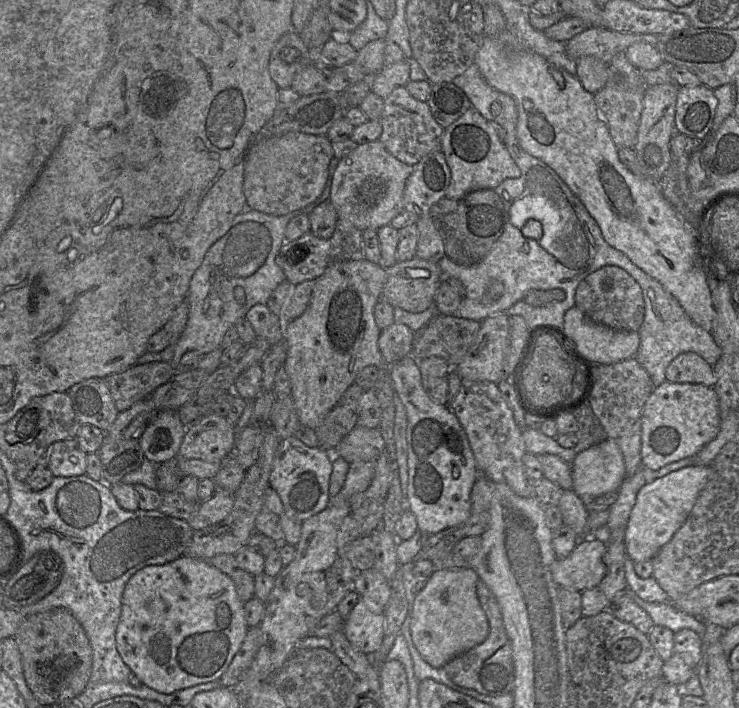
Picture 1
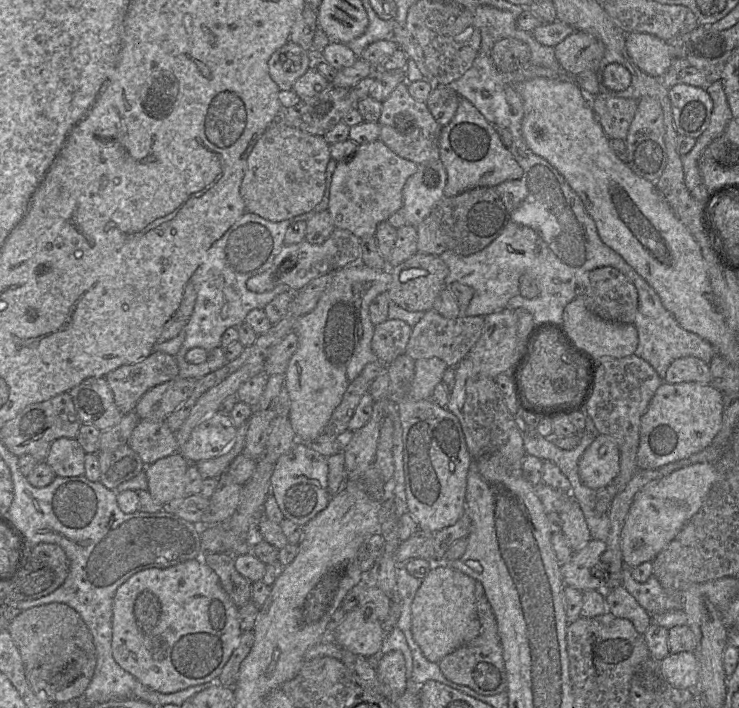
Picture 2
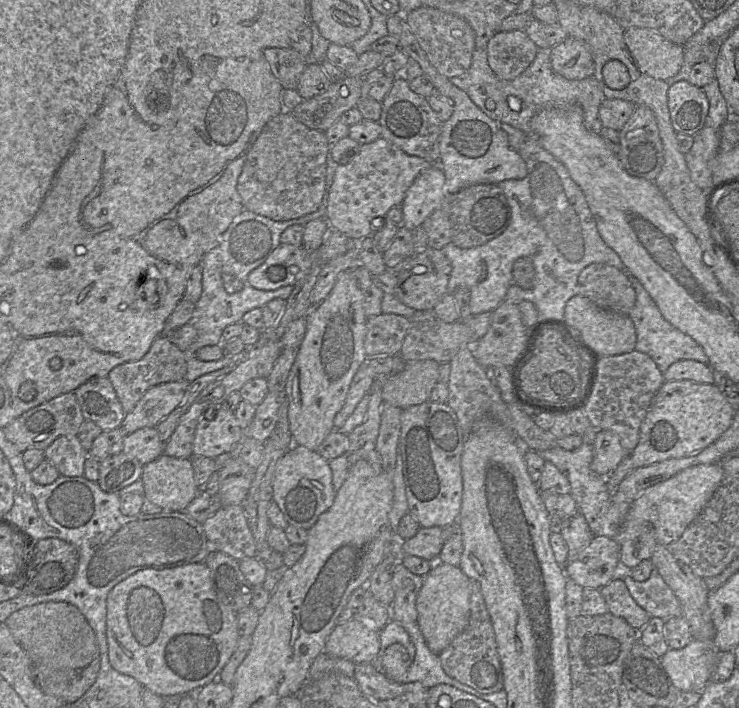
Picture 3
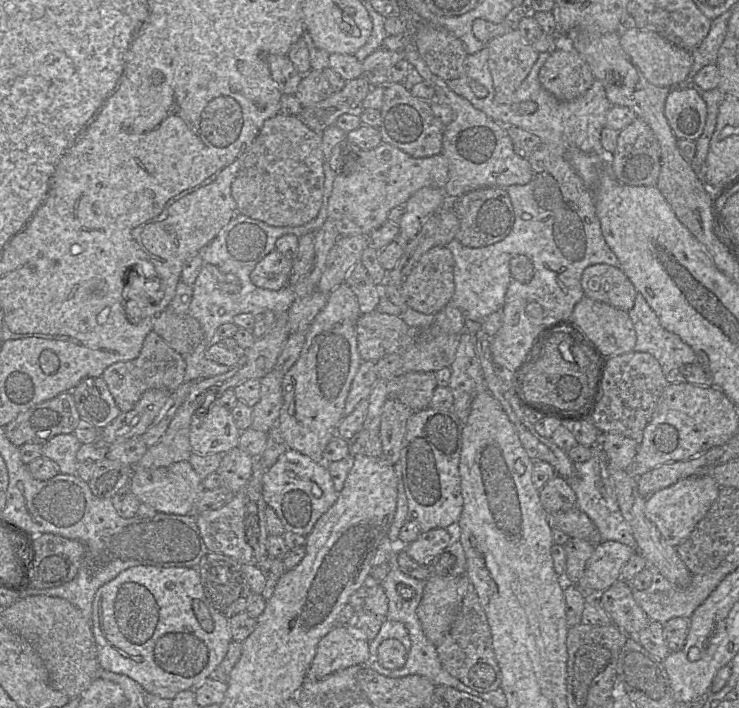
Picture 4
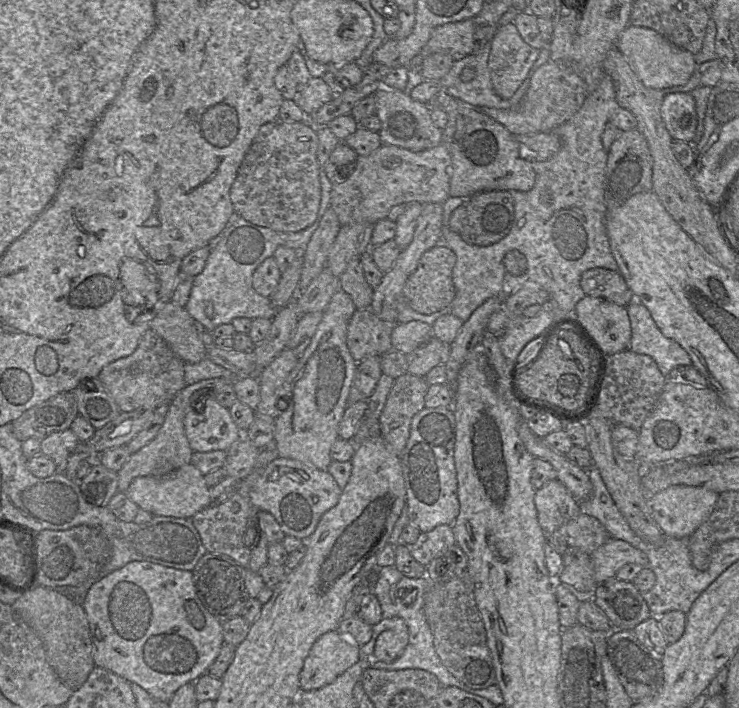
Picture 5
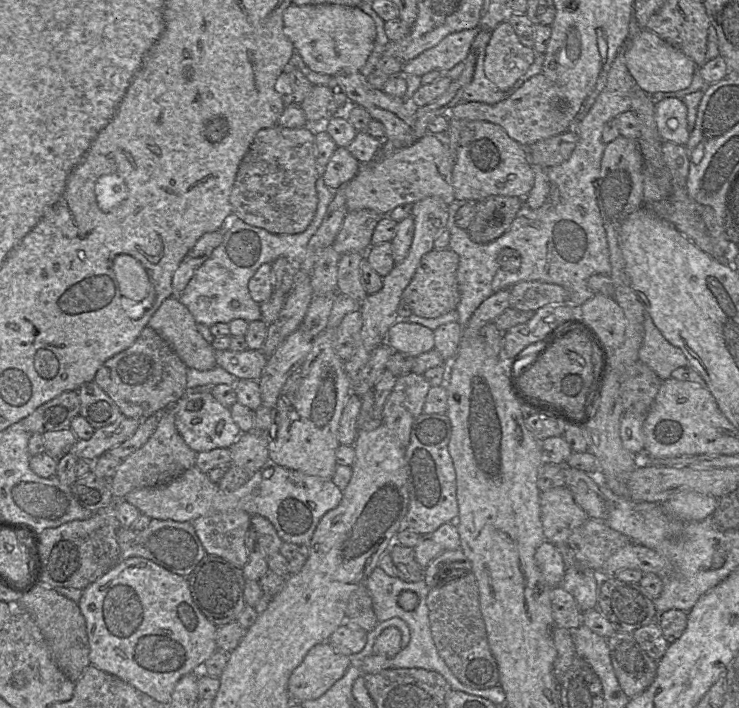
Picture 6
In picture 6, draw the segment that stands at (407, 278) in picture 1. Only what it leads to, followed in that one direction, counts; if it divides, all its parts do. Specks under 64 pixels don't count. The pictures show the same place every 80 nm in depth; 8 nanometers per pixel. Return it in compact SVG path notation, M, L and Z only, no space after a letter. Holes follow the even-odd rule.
M450 248L433 249L424 254L416 271L404 289L401 300L411 309L412 313L422 318L437 318L455 310L460 300L456 280L458 255Z

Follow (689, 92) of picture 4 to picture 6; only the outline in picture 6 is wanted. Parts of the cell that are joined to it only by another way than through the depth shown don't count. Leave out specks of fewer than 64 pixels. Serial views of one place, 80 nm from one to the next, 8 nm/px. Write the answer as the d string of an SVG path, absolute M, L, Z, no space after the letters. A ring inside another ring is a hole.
M664 98L655 104L655 122L663 142L685 146L690 137L687 107L681 99Z

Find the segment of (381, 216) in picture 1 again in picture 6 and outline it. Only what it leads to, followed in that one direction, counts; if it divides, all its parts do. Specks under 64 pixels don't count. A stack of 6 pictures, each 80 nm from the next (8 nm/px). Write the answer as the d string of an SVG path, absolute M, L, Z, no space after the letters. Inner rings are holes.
M426 133L410 145L390 150L370 163L360 163L357 174L344 184L347 210L371 209L388 215L399 205L411 206L431 196L439 197L449 205L455 200L451 180L453 166L454 157L441 136Z

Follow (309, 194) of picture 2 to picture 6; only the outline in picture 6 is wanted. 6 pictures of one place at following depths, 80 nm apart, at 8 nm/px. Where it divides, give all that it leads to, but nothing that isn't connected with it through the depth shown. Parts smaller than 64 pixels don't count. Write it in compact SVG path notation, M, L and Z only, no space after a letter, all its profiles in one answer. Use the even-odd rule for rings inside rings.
M276 124L272 127L262 128L255 134L239 165L230 193L232 217L271 233L297 234L303 232L316 212L318 195L315 185L318 178L314 126L286 128Z

